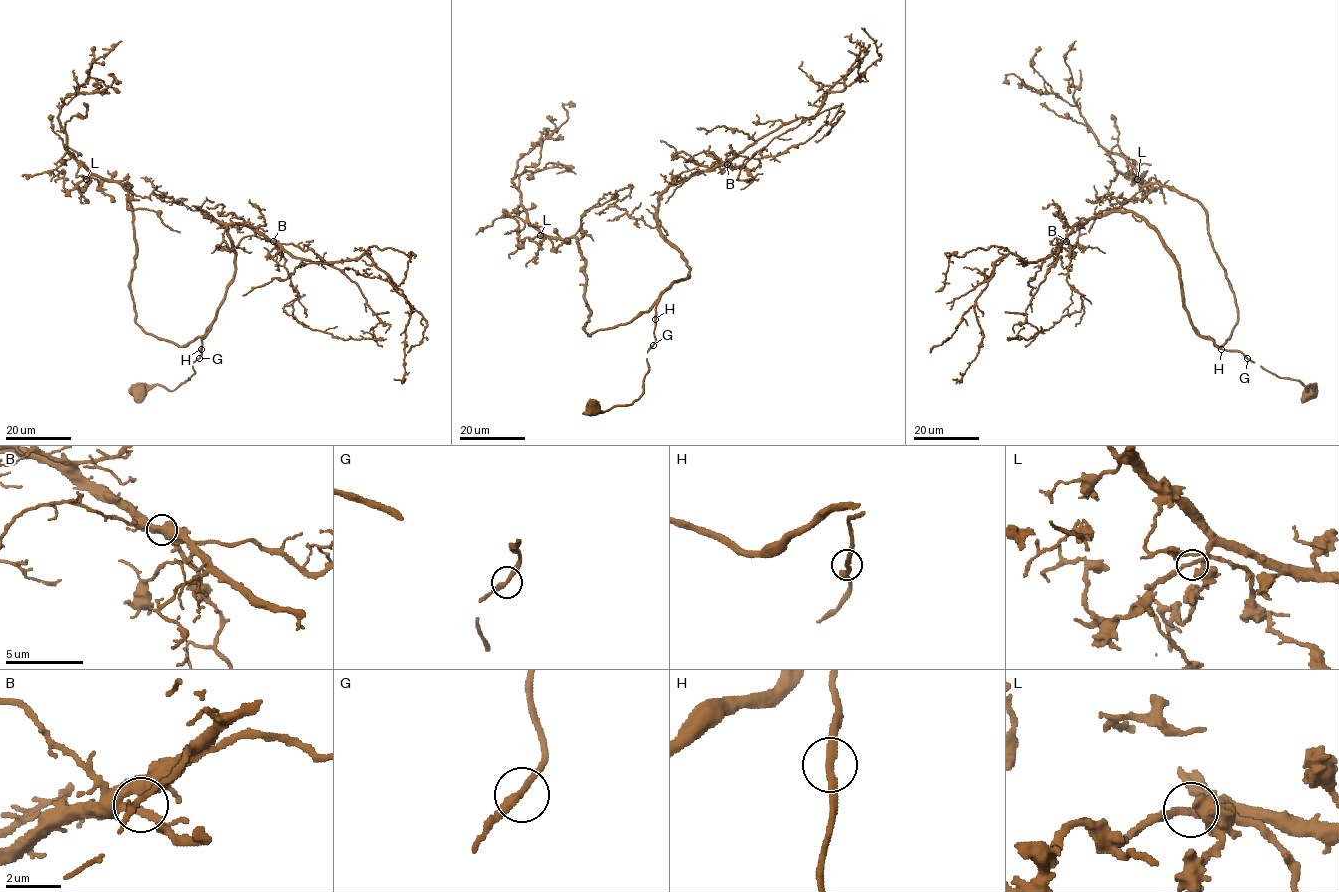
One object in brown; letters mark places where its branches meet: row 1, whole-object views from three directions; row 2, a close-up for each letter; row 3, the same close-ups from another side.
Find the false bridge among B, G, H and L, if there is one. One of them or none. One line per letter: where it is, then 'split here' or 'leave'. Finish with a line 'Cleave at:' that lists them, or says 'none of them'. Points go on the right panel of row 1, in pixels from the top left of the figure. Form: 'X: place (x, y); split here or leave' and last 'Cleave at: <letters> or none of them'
B: place (1066, 241); leave
G: place (1247, 358); leave
H: place (1221, 349); leave
L: place (1137, 179); leave
Cleave at: none of them

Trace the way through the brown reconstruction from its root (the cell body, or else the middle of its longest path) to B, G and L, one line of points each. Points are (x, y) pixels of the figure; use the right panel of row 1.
B: (1311, 396), (1309, 384), (1307, 390), (1279, 378), (1198, 332), (1175, 256), (1136, 213), (1091, 216), (1066, 241)
G: (1311, 396), (1313, 387), (1309, 384), (1307, 390), (1298, 380), (1279, 378), (1247, 358)
L: (1311, 396), (1309, 384), (1307, 390), (1279, 378), (1206, 337), (1221, 346), (1238, 321), (1207, 211), (1137, 179)

